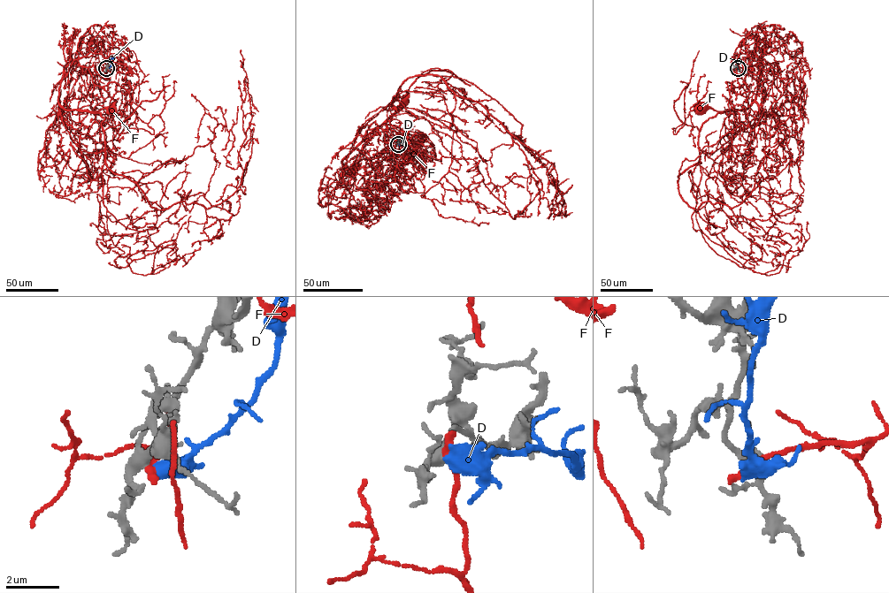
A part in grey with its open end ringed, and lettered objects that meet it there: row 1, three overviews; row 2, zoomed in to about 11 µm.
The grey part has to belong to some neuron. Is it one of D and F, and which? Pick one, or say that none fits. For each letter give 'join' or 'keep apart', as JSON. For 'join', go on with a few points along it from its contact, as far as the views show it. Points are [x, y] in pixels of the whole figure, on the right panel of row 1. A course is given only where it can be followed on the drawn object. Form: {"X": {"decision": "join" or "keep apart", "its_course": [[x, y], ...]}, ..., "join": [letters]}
{"D": {"decision": "keep apart"}, "F": {"decision": "keep apart"}, "join": []}

